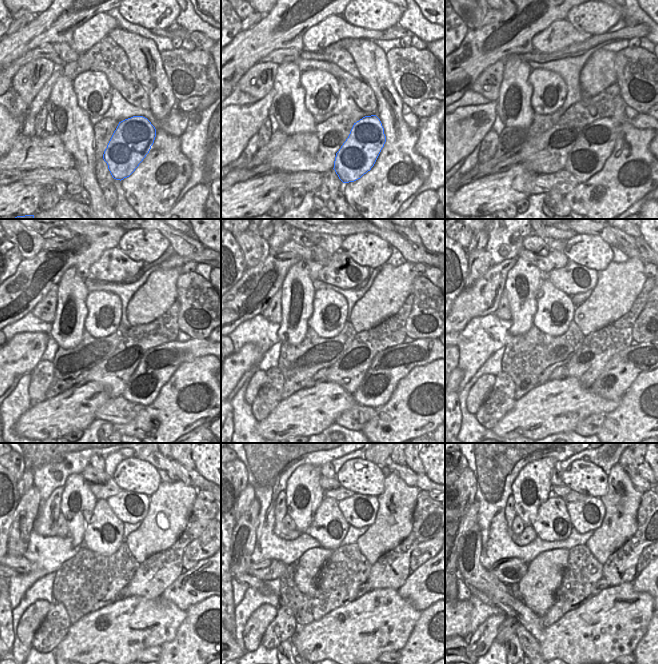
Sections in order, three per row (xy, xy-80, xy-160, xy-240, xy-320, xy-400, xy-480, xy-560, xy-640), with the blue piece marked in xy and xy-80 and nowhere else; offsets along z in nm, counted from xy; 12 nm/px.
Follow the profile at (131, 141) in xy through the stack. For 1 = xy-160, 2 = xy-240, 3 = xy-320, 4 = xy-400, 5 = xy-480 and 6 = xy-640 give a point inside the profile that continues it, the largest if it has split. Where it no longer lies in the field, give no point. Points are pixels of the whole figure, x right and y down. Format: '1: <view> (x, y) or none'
1: xy-160 (596, 141)
2: xy-240 (158, 364)
3: xy-320 (388, 367)
4: xy-400 (621, 370)
5: xy-480 (200, 582)
6: xy-640 (648, 581)

